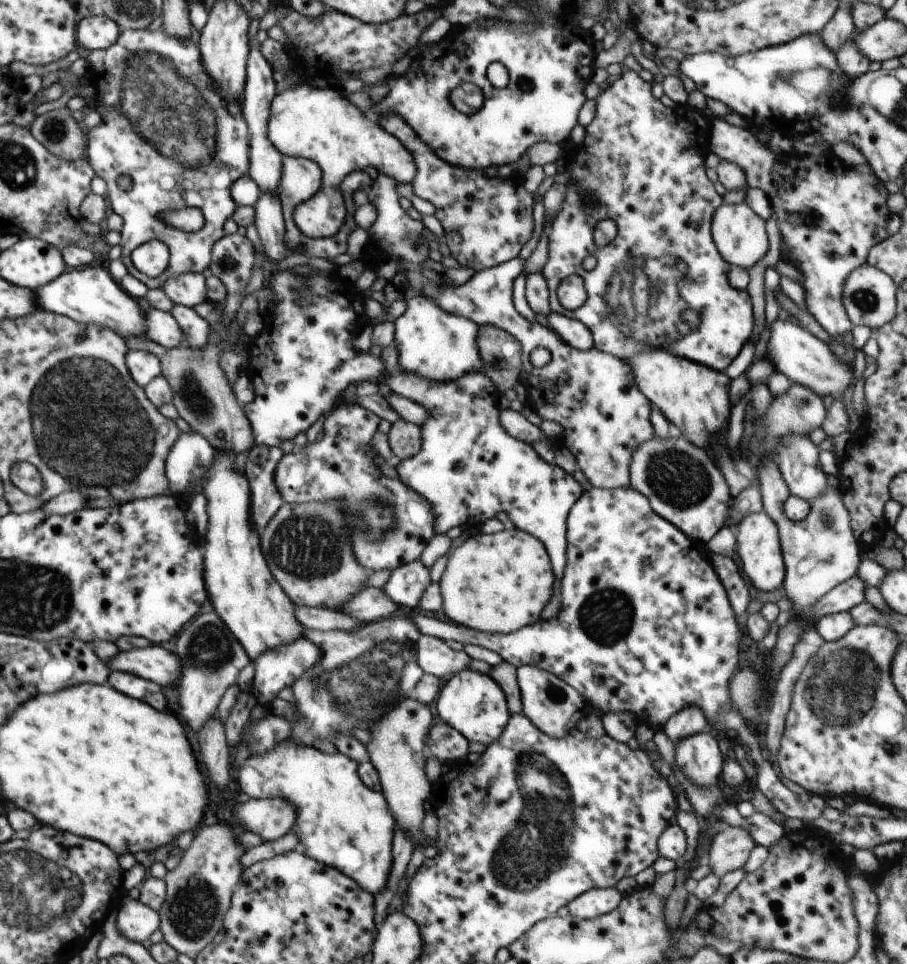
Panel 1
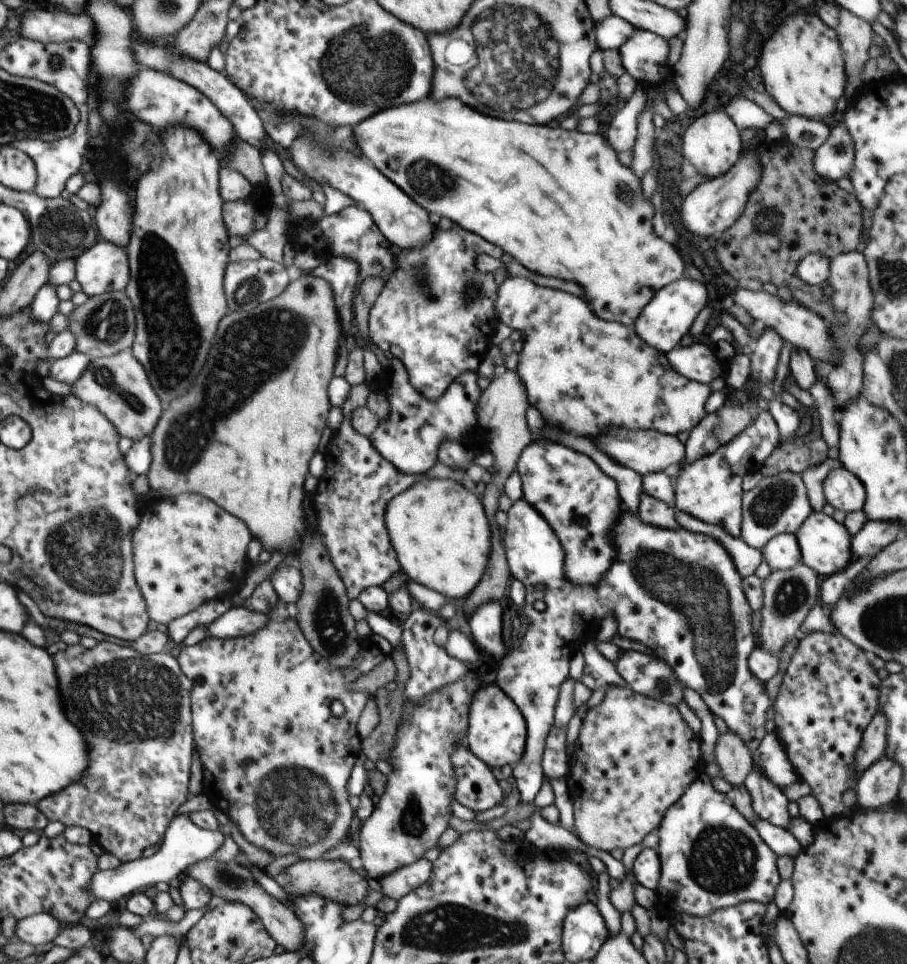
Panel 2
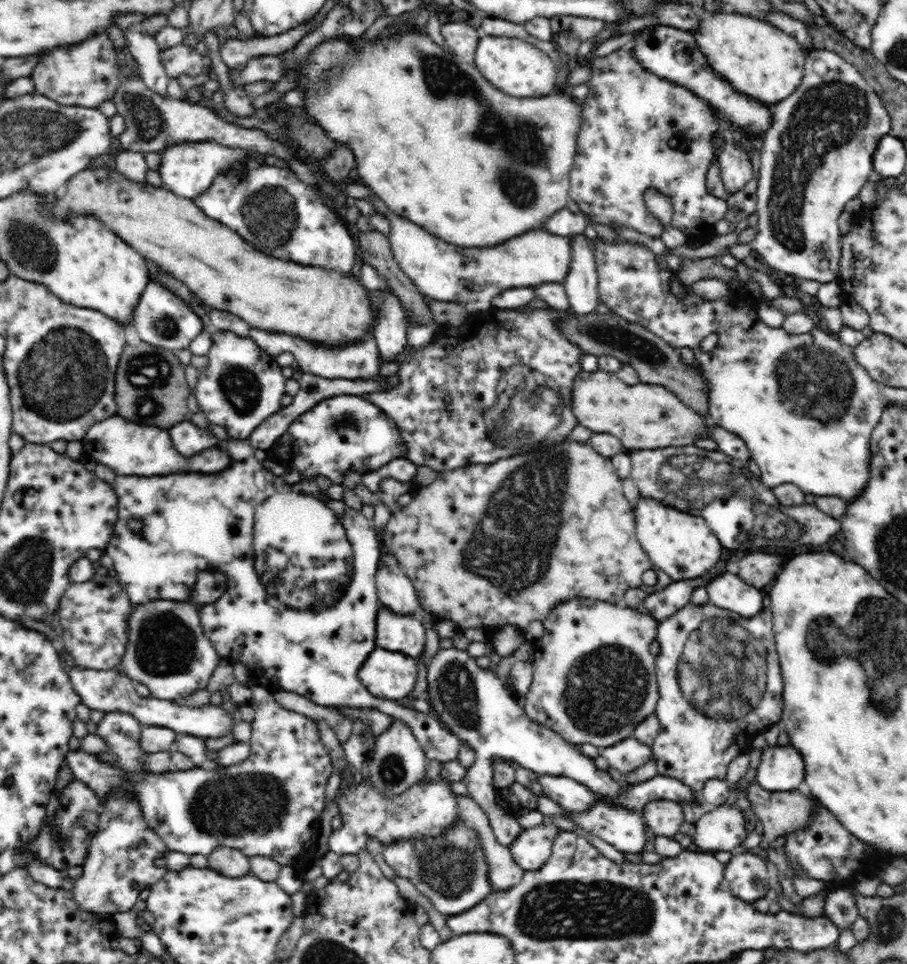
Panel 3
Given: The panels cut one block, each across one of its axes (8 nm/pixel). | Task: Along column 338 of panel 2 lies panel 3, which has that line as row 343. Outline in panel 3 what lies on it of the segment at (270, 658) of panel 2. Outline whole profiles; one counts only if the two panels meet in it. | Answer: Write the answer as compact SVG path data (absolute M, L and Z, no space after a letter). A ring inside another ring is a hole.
M598 237L593 238L592 247L595 256L596 270L598 273L598 296L600 302L608 305L610 310L619 314L622 318L629 320L630 322L637 322L644 328L647 328L650 332L653 332L656 336L662 338L670 346L674 348L684 348L688 346L695 354L695 360L699 363L700 369L702 369L702 377L706 381L709 389L709 413L716 427L722 426L724 430L730 433L736 434L739 438L742 438L746 443L748 449L750 449L751 459L760 467L761 482L769 487L775 487L779 484L790 482L795 484L804 494L813 494L814 496L837 496L842 500L846 500L848 503L852 502L854 498L858 498L862 494L862 490L866 488L868 480L870 480L870 462L871 462L871 450L870 439L871 433L874 428L879 424L881 420L881 414L886 403L881 399L879 383L876 382L863 364L858 364L853 357L850 346L842 343L837 335L829 332L825 327L814 327L807 333L801 335L788 335L781 327L773 328L766 325L758 317L758 304L759 301L746 297L743 292L743 286L741 285L737 291L729 291L728 296L724 298L718 298L718 300L704 300L693 293L691 286L682 284L682 281L678 278L676 271L664 267L664 264L660 262L660 257L652 253L646 245L640 243L630 242L626 239L620 239L621 243L606 243ZM712 332L717 334L716 346L707 352L700 349L702 340L706 338Z

